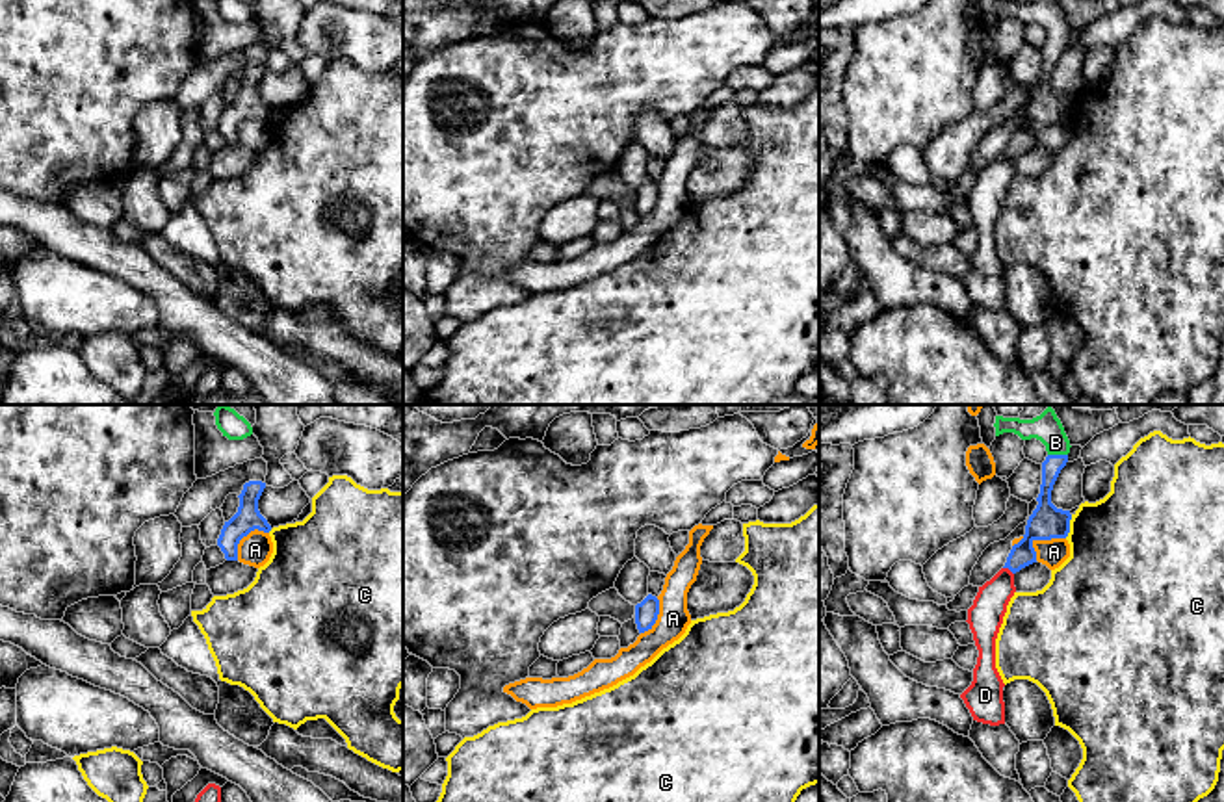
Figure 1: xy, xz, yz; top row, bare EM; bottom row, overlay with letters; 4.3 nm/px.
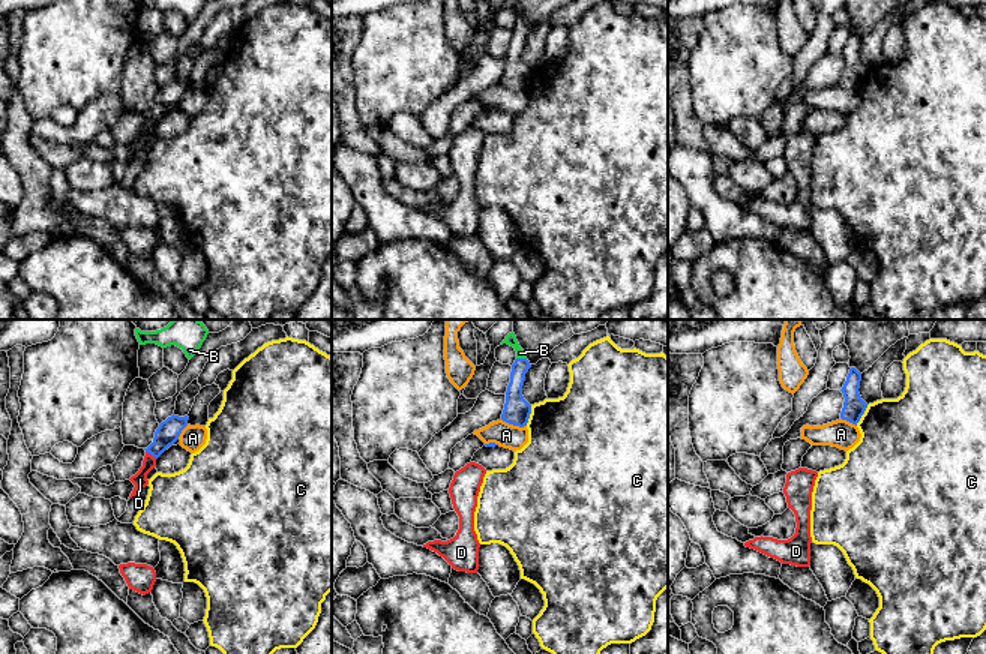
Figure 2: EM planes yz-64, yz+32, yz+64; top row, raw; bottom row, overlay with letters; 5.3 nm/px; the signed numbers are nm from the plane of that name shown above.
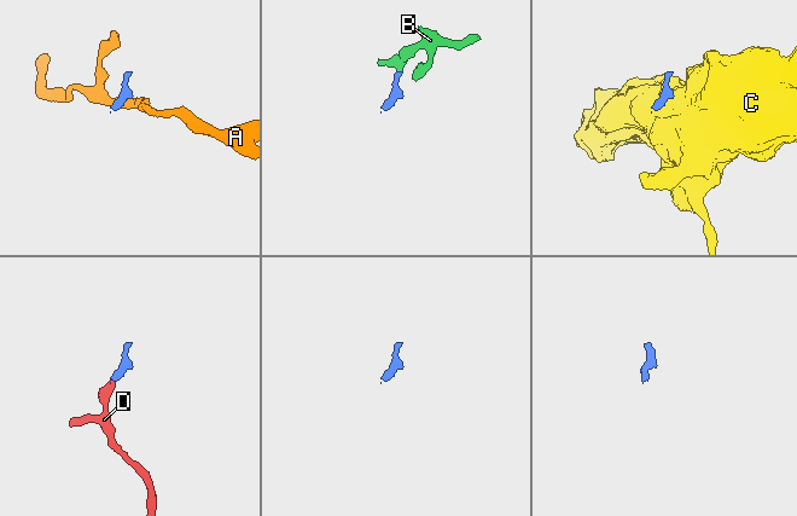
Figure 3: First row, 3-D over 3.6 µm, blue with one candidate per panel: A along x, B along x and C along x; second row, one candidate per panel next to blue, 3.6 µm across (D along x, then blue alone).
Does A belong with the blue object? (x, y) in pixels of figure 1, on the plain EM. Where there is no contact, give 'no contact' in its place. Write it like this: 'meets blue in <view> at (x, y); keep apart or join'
meets blue in yz at (1041, 123); keep apart

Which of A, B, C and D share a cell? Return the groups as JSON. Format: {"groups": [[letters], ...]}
{"groups": [["A"], ["B", "D"], ["C"]]}

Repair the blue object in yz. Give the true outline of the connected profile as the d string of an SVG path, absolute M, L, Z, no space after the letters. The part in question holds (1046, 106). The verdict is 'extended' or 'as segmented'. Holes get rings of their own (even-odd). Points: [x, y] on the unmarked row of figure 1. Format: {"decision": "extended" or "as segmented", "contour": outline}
{"decision": "extended", "contour": "M996 0L996 20L1014 17L1022 24L1036 22L1046 30L1042 46L1042 69L1038 89L1027 104L1023 123L1012 130L1005 150L983 171L968 193L968 208L979 234L971 269L960 278L973 304L999 310L1005 308L1003 264L996 252L996 223L1016 176L1014 158L1036 147L1035 124L1066 123L1070 117L1070 95L1051 87L1051 74L1068 46L1070 24L1057 0L1036 0L1033 4Z"}

